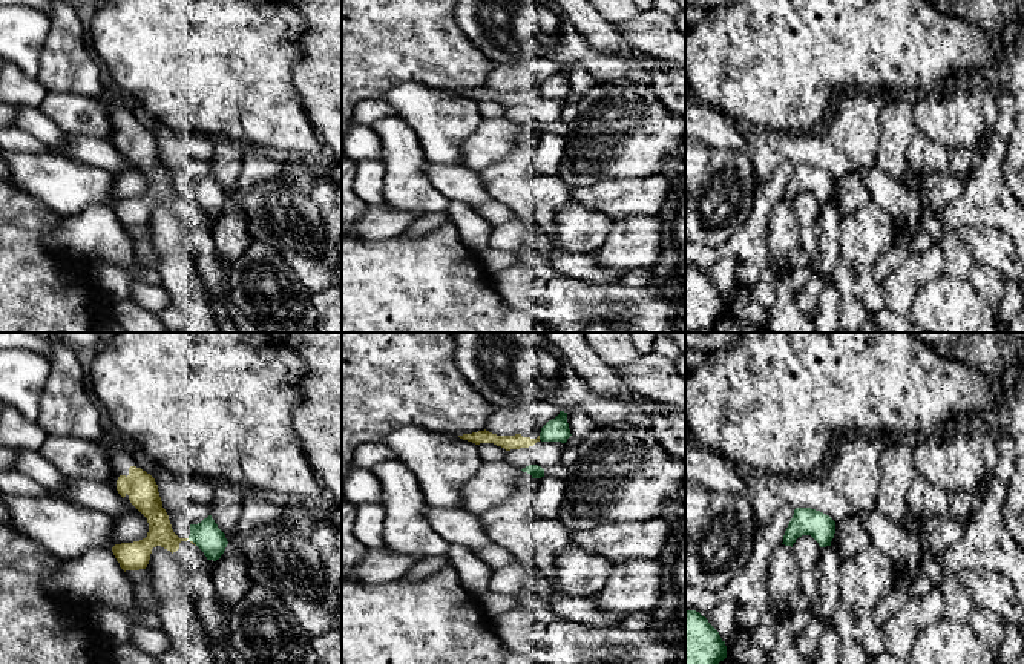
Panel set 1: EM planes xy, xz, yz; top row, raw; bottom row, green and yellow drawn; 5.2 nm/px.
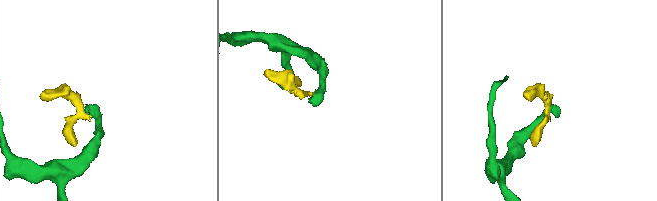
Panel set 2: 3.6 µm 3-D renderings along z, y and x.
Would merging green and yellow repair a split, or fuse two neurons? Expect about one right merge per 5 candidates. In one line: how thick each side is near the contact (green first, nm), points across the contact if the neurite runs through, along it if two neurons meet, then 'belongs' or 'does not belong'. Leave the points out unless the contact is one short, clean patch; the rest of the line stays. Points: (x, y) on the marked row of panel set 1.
130 nm thick on the green side, 80 nm on the other; does not belong

